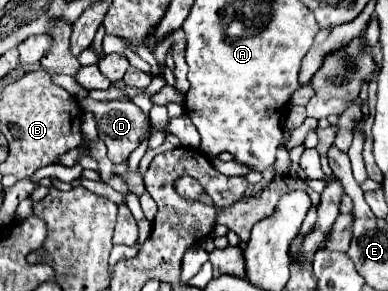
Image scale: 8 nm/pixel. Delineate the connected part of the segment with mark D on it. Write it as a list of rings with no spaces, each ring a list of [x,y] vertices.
[[[90,96],[80,100],[80,106],[84,112],[92,112],[96,118],[96,126],[98,126],[98,134],[104,140],[106,148],[108,148],[108,158],[114,164],[122,164],[128,160],[128,156],[140,146],[140,142],[150,136],[152,132],[152,122],[150,116],[146,112],[142,112],[134,102],[130,100],[114,100],[114,102],[98,102],[92,100]]]

